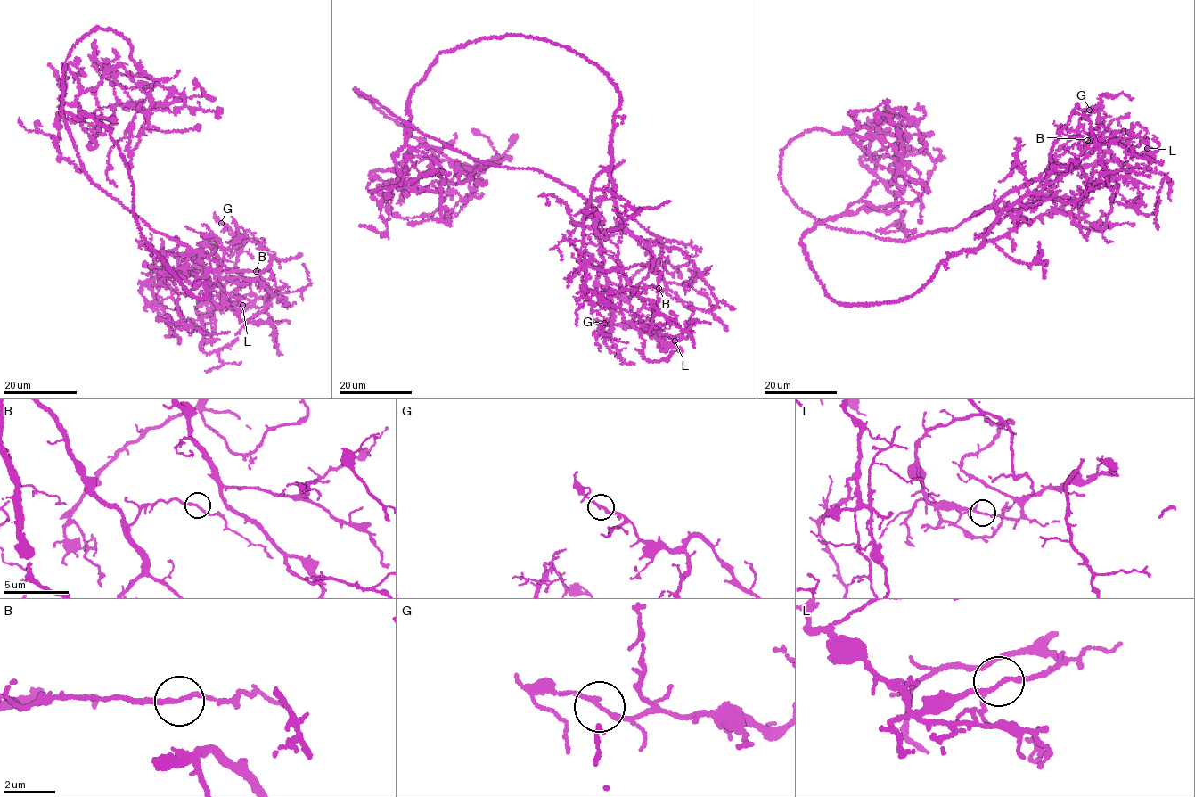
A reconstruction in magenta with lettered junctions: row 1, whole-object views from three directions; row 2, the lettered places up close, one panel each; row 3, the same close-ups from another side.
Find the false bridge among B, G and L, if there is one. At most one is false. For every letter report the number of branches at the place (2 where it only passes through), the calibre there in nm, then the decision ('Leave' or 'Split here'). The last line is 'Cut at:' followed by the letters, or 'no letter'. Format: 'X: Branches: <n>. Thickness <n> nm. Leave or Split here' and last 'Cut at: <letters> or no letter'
B: Branches: 2. Thickness 160 nm. Leave
G: Branches: 2. Thickness 170 nm. Leave
L: Branches: 2. Thickness 160 nm. Split here
Cut at: L

